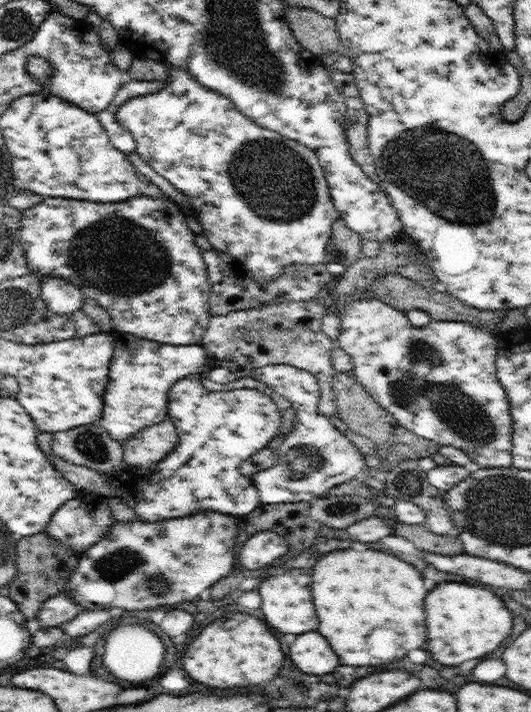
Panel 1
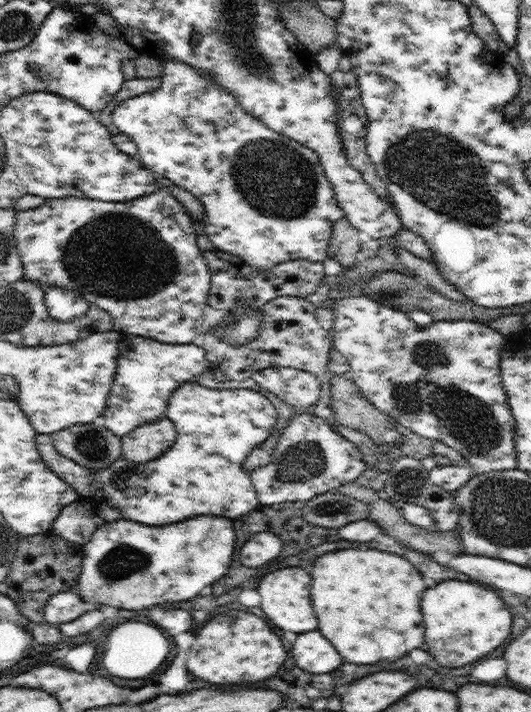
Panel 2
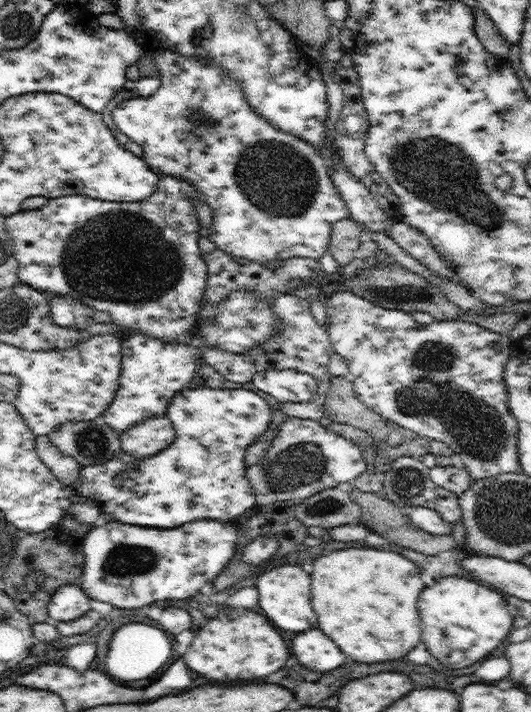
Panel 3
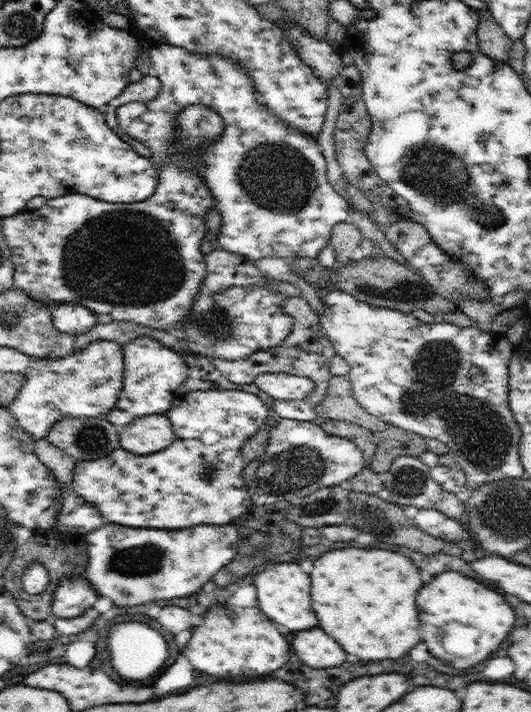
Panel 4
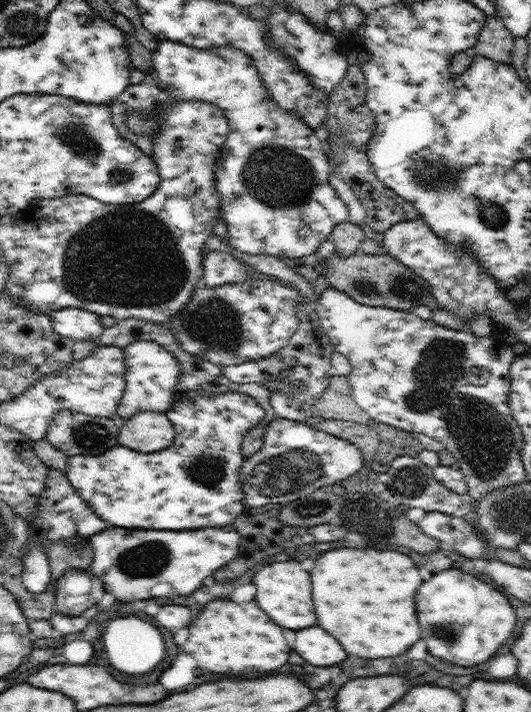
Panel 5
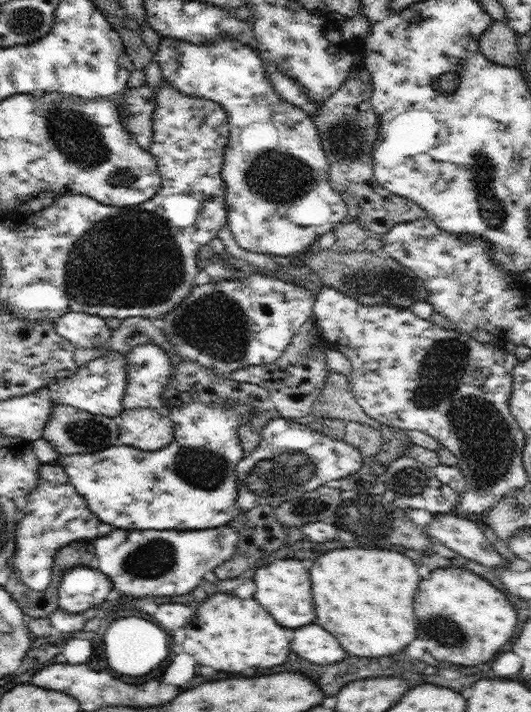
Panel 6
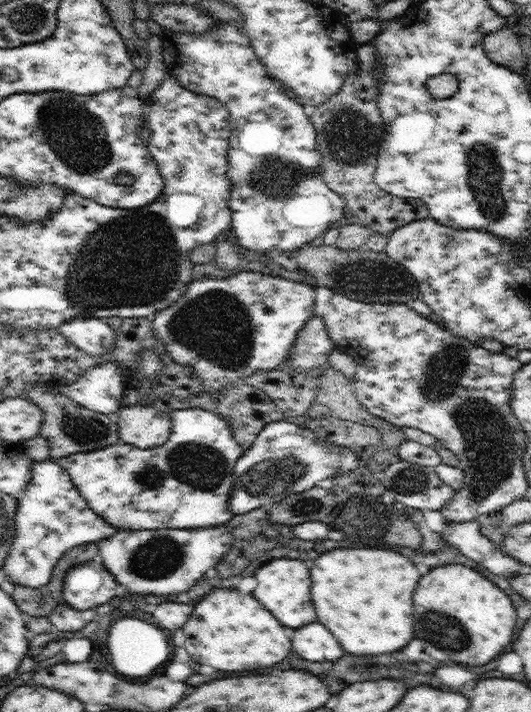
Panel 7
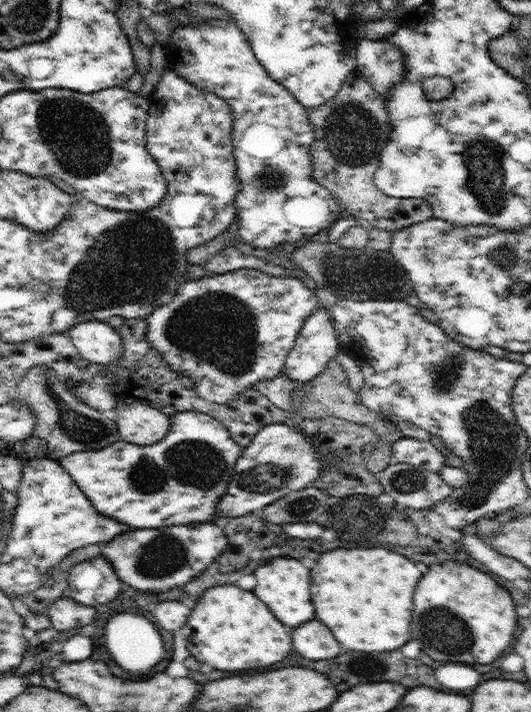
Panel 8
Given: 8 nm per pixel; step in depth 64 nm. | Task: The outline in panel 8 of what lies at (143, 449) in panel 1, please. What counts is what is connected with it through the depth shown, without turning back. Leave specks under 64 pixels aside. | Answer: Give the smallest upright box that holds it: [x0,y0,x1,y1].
[117,401,171,446]

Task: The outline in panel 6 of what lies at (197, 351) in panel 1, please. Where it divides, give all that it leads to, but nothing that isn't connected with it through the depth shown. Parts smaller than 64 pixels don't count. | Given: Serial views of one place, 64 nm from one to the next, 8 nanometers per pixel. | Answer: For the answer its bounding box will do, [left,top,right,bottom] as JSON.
[123,344,173,410]

